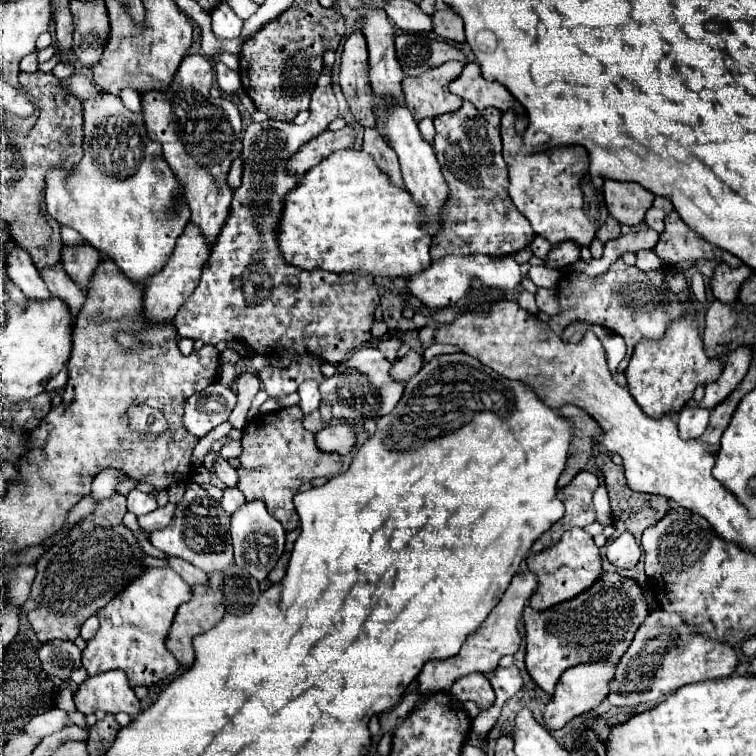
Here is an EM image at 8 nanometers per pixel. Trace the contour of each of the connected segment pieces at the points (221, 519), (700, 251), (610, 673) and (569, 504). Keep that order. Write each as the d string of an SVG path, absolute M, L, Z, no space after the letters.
M191 483L183 495L183 499L177 503L175 515L167 527L161 531L151 531L149 541L163 553L181 557L195 567L199 567L205 573L227 569L233 565L233 545L229 535L229 515L221 507L217 499L213 499L205 489Z
M671 211L669 217L665 219L665 231L661 233L661 241L655 247L655 253L667 263L667 265L675 265L679 261L697 261L697 259L711 259L717 263L727 263L729 267L739 267L741 261L707 243L705 239L701 239L695 231L691 231L681 217L677 215L677 211Z
M589 663L589 665L581 665L581 667L571 667L569 671L565 671L565 675L561 675L561 679L557 681L557 689L553 699L547 703L545 707L545 723L549 729L561 729L563 725L567 725L573 717L583 715L593 711L595 707L599 707L599 703L609 695L609 683L615 679L615 669L617 663Z
M581 471L579 475L573 477L573 481L569 485L565 485L563 489L557 491L557 497L565 505L565 515L539 539L539 543L535 543L533 551L541 551L549 545L555 545L561 539L561 535L571 527L585 527L595 521L591 495L597 489L597 485L599 485L599 481L593 473Z

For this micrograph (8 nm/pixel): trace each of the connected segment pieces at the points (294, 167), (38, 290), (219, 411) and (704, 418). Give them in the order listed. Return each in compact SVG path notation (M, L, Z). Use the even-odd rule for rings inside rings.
M343 127L341 131L323 131L309 143L305 143L291 159L289 159L289 171L295 175L307 173L311 167L321 163L325 157L339 149L353 147L355 143L355 129L353 127Z
M15 241L9 245L7 255L7 273L11 281L29 297L29 299L49 299L49 289L45 287L39 271L33 267L31 257Z
M211 383L205 391L191 395L185 401L183 425L197 439L205 437L211 429L225 423L235 407L235 391L221 383Z
M691 407L689 411L679 413L679 433L681 439L699 439L709 423L709 409Z

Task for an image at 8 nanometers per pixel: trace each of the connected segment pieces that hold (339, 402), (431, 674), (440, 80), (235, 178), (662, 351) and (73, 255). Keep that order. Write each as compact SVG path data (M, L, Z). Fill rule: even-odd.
M361 347L359 351L355 351L345 363L341 363L337 367L337 377L321 381L321 395L331 401L333 417L347 419L349 423L359 425L363 419L379 419L379 417L391 413L403 395L403 383L393 381L389 375L389 369L391 369L391 363L383 357L383 353L379 349ZM343 373L347 373L347 375L351 373L351 377L357 377L357 383L347 383L347 387L345 387L343 383L353 381L353 379L341 377ZM335 383L339 389L333 389Z
M531 571L517 573L513 577L511 585L507 587L507 591L503 593L503 597L499 599L499 603L493 607L493 611L485 619L485 623L481 623L477 633L469 635L469 639L463 643L461 651L455 657L449 657L445 661L431 661L431 663L427 663L423 667L421 675L417 677L419 693L427 695L427 693L433 693L433 691L449 691L449 687L459 677L465 677L469 673L493 671L501 657L515 655L519 645L521 645L521 635L519 635L519 629L517 629L517 623L519 623L519 619L523 615L523 607L527 605L529 597L533 595L535 589L537 589L537 575L535 573L531 573Z
M449 61L441 67L425 71L419 77L405 77L405 103L417 123L425 117L433 119L441 113L453 113L461 107L463 101L449 93L449 83L461 75L463 67L465 65L459 61Z
M237 157L237 159L233 161L227 181L229 181L229 185L231 185L233 189L237 189L237 187L241 185L241 157Z
M665 269L661 273L665 275L667 287L673 289L673 293L677 293L685 301L683 305L687 309L687 315L681 321L671 323L661 341L641 341L635 347L631 363L625 371L629 393L633 395L637 405L643 409L643 413L655 419L663 415L679 413L693 399L695 387L711 383L723 371L723 363L719 363L719 359L713 361L705 355L703 341L697 331L697 321L693 319L693 303L689 299L687 279L679 271L673 271L673 269Z
M89 243L63 245L61 263L75 283L87 287L95 267L101 263L101 255L95 247L89 247Z

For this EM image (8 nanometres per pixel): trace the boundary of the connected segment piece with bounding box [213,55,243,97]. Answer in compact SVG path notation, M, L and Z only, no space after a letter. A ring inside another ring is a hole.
M215 55L213 61L215 61L217 87L219 87L227 97L237 97L237 93L243 91L243 85L241 85L241 79L239 79L239 73L237 73L237 71L231 71L229 67L225 67L225 65L219 61L219 55Z

